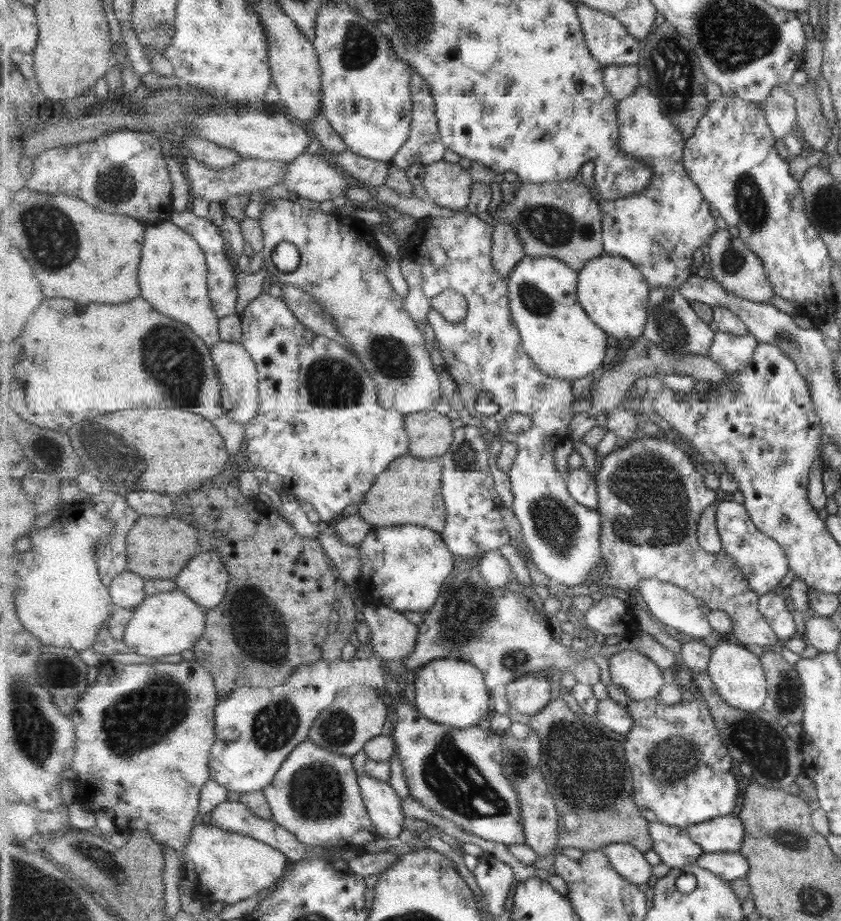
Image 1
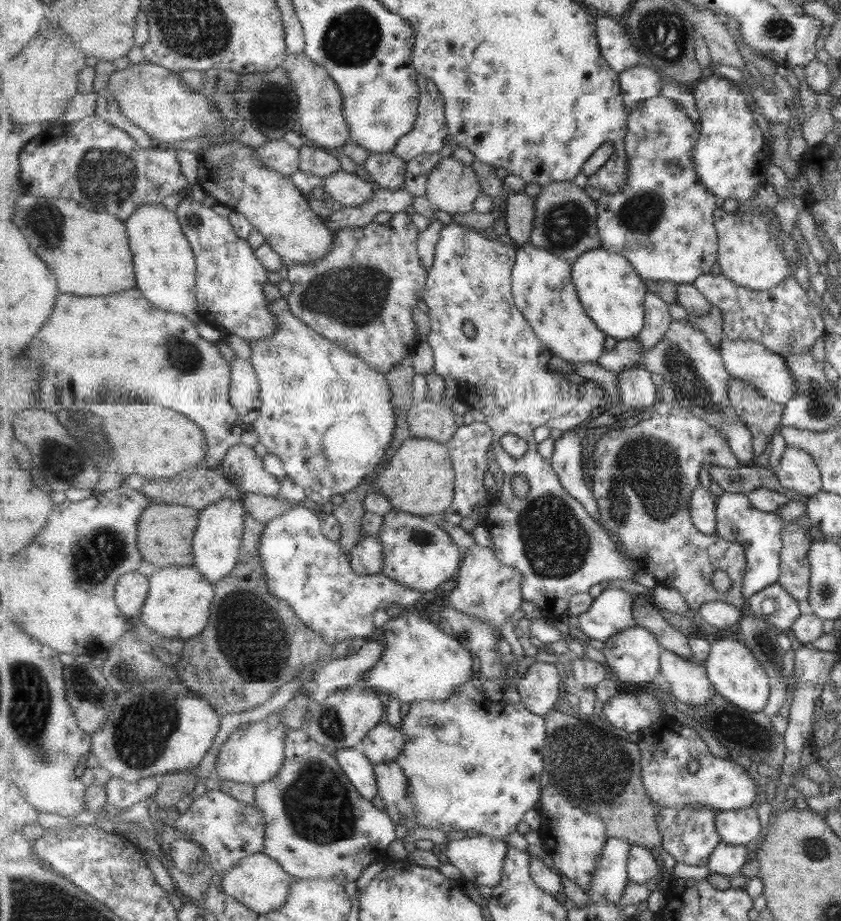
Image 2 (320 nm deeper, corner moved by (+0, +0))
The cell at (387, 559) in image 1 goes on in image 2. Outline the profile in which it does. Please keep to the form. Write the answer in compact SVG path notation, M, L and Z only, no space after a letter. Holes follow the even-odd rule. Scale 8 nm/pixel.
M392 508L384 517L382 528L378 534L384 550L384 572L392 581L399 582L400 585L408 586L419 592L431 592L440 587L448 586L448 578L451 578L461 564L461 554L459 546L451 540L451 536L440 528L433 519L428 516L414 515L407 511L400 511Z

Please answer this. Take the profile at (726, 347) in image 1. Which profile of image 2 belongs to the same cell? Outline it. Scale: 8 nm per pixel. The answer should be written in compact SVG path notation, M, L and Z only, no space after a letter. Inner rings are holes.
M724 337L720 347L722 357L725 360L727 370L732 376L753 384L764 398L773 400L781 405L787 405L793 398L795 384L793 384L792 372L786 363L785 358L775 354L763 343L753 340L734 340Z

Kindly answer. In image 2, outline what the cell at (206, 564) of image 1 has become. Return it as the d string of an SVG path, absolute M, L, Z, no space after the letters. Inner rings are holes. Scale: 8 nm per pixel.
M221 499L200 510L200 521L194 539L195 562L197 567L212 583L229 576L237 564L246 530L247 511L243 501Z

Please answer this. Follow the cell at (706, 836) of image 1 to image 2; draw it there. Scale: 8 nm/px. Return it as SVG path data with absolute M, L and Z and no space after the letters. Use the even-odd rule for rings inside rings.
M754 806L719 812L716 827L718 833L723 837L723 841L741 846L757 840L761 834L761 828L763 828Z

